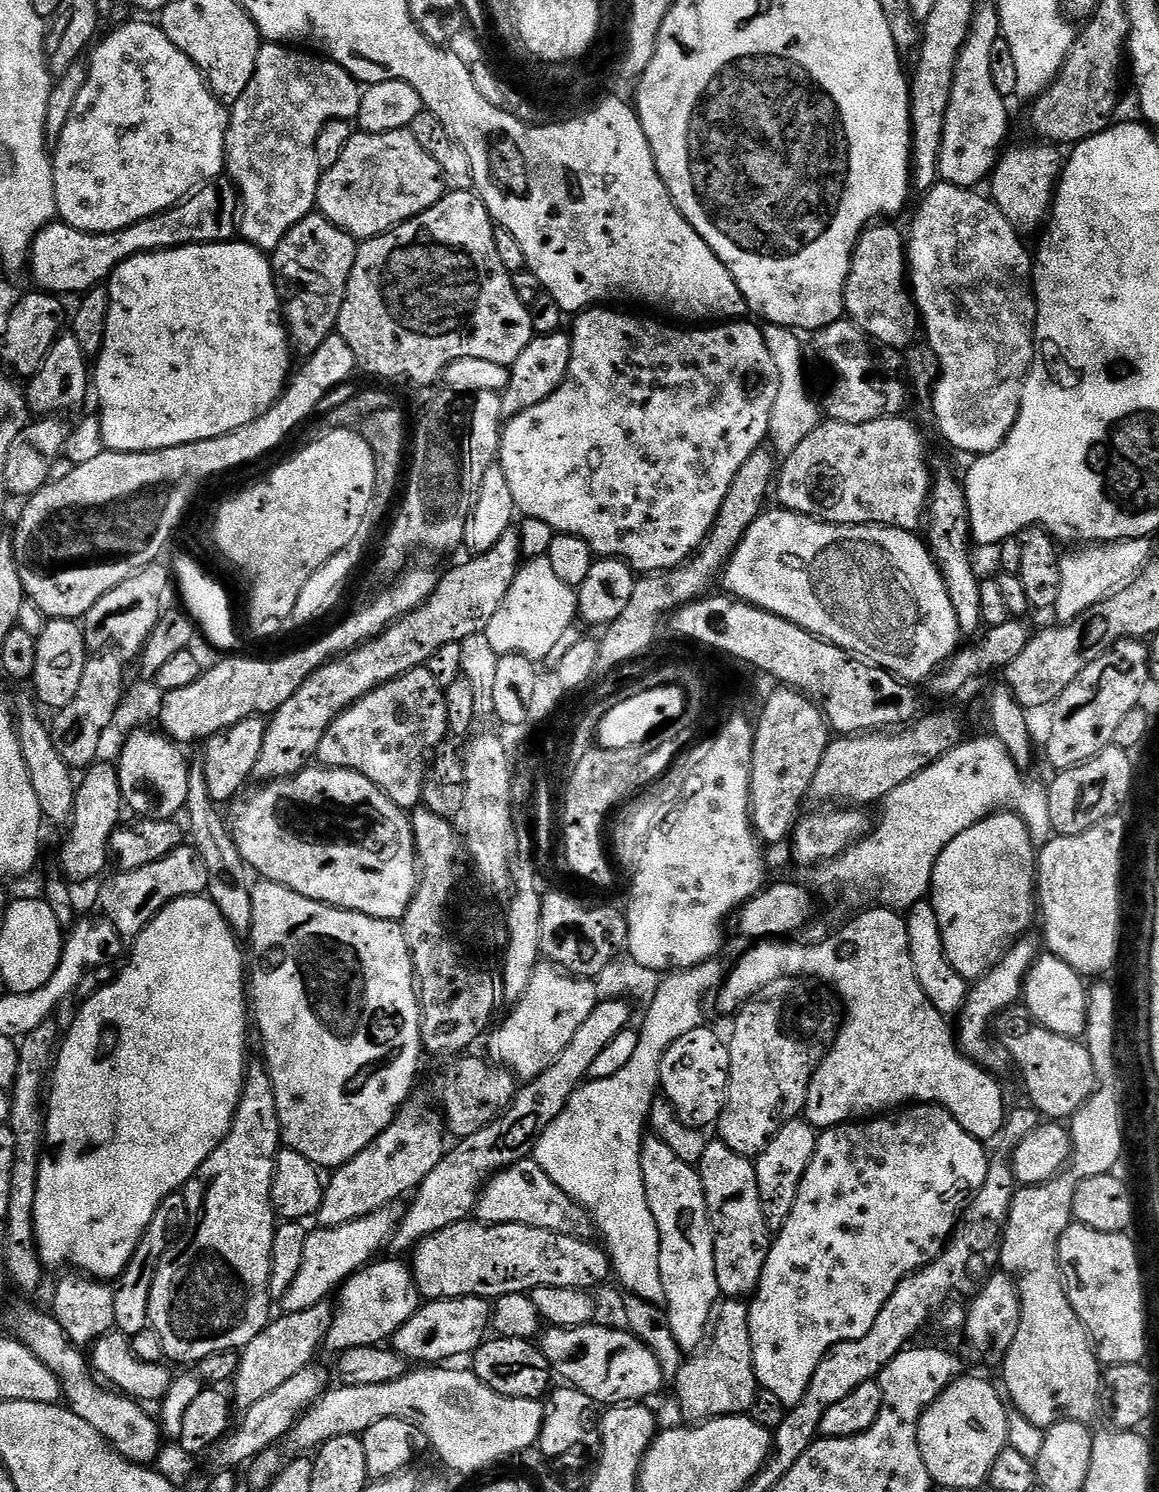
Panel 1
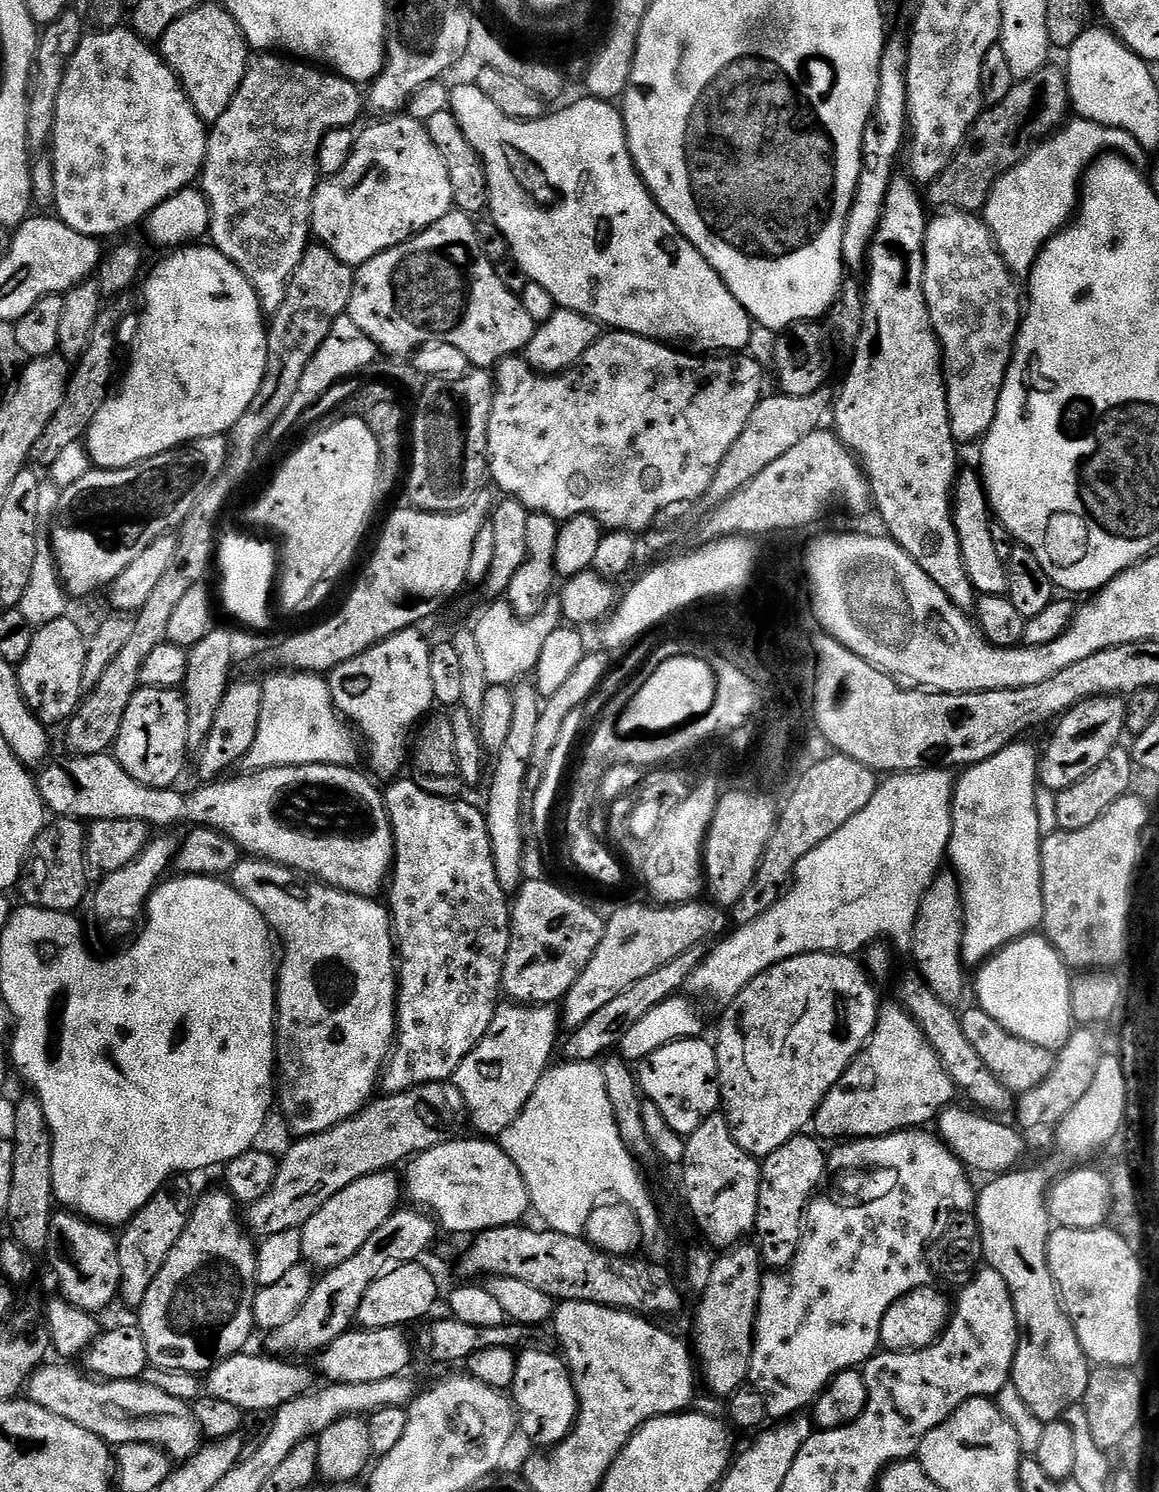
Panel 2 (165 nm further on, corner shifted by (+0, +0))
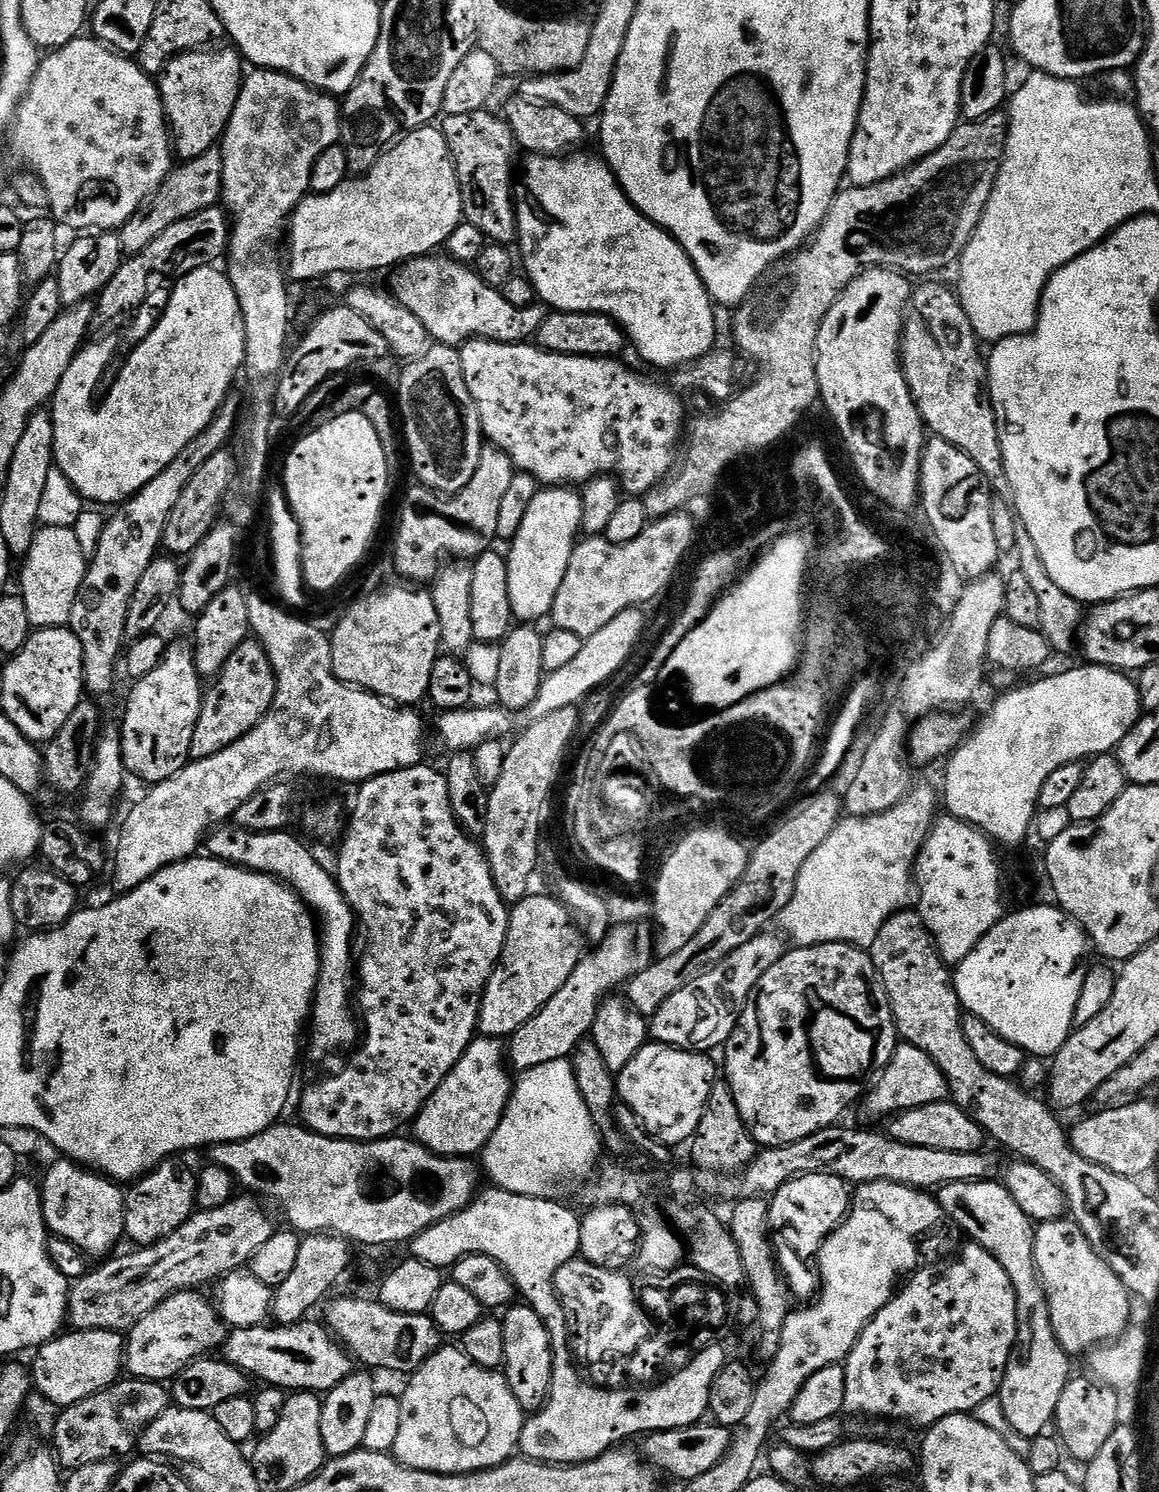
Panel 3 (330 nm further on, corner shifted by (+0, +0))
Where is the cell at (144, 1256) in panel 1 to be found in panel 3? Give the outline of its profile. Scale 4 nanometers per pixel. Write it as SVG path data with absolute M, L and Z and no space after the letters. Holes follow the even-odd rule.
M169 1158L160 1161L151 1172L147 1172L129 1187L132 1189L127 1189L124 1197L124 1235L129 1241L133 1240L133 1245L153 1244L174 1234L174 1230L178 1230L178 1226L185 1224L192 1217L193 1212L197 1211L196 1172L188 1169L180 1160L183 1159Z

